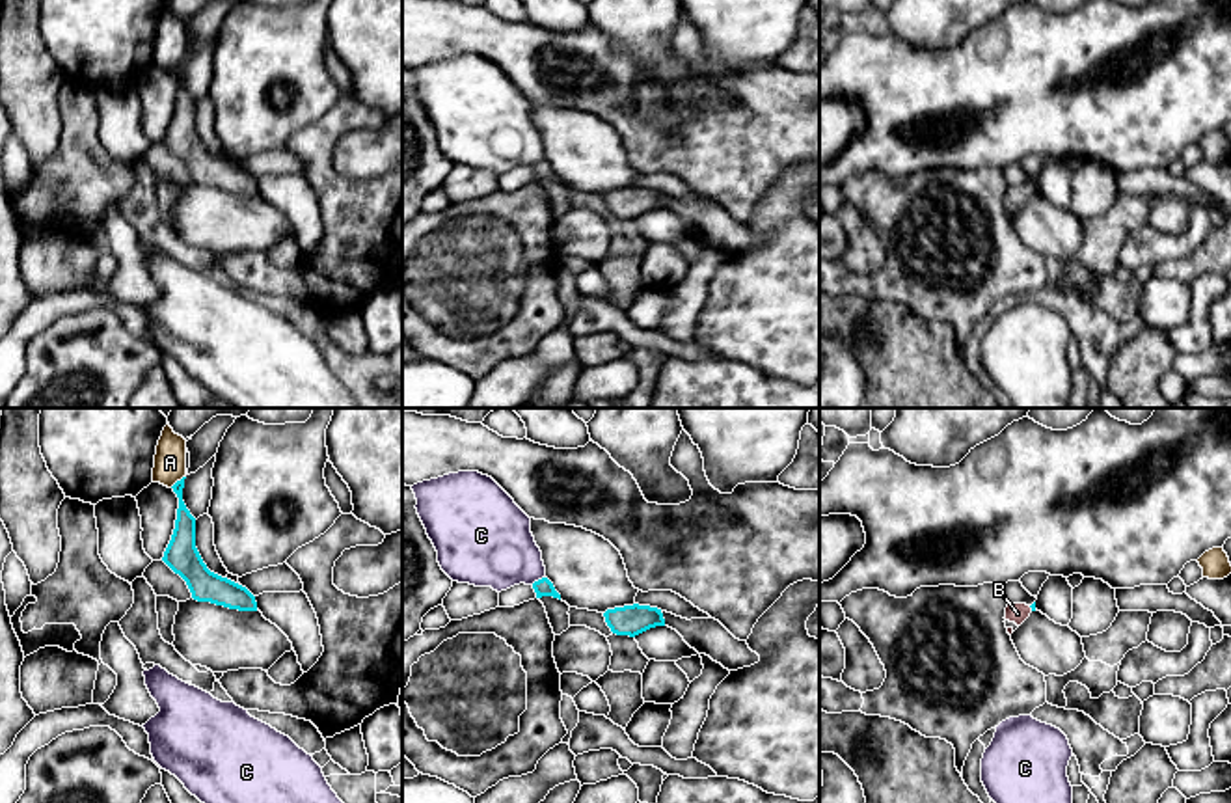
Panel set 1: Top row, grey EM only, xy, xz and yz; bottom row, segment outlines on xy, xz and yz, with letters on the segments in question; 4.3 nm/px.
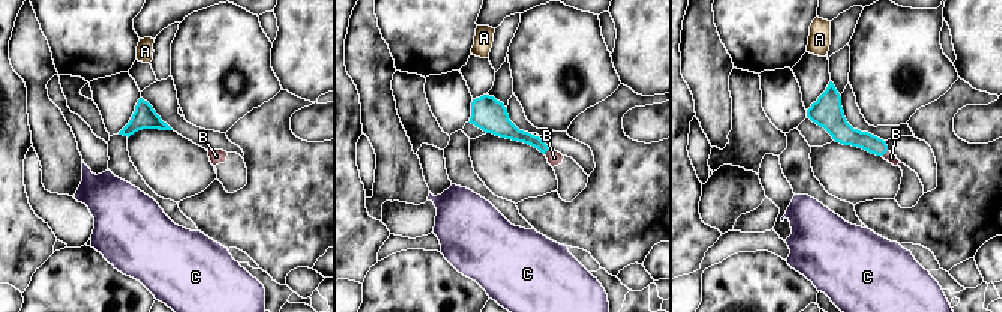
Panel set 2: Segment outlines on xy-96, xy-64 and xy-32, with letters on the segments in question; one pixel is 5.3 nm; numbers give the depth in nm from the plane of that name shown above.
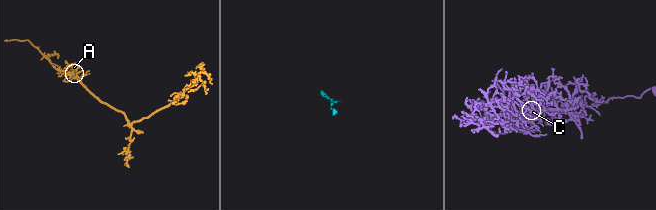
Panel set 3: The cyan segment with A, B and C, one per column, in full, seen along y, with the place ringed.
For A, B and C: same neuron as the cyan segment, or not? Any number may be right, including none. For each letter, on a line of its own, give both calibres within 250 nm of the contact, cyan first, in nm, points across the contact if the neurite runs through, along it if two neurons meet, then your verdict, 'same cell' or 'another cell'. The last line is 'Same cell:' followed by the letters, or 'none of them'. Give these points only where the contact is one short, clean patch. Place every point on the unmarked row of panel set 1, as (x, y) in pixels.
A: 110/140 nm | along xy (185, 58), (170, 69) | another cell
B: 20/90 nm | across yz (1032, 189), (1030, 189), (1017, 196) | same cell
C: 80/360 nm | along xz (544, 159), (531, 166) | another cell
Same cell: B

